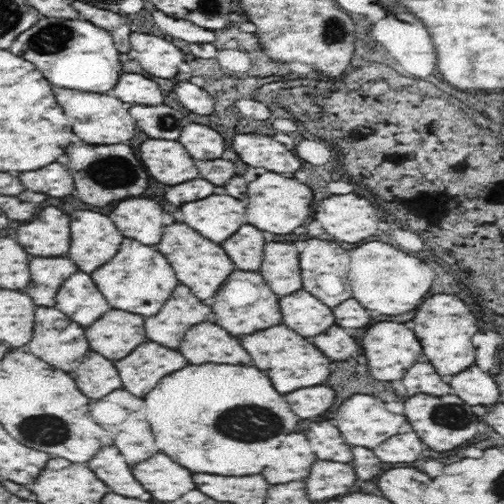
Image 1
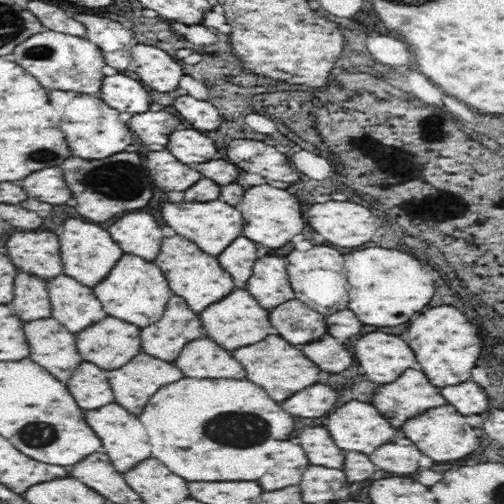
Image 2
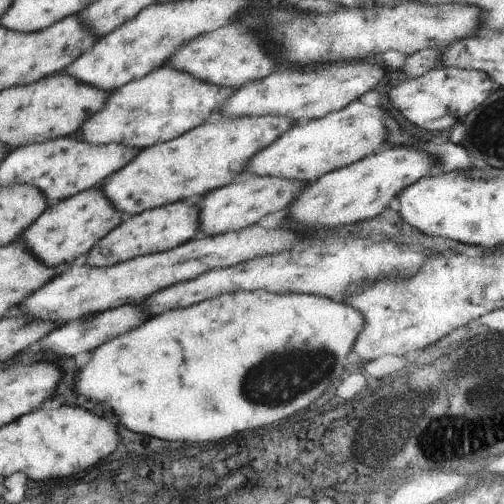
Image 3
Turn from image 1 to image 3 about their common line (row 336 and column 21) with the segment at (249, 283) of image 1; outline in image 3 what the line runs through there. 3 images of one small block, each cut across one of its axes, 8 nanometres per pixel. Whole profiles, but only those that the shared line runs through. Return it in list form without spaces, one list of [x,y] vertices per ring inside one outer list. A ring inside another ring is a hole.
[[[97,186],[97,188],[79,192],[63,202],[49,206],[23,232],[19,242],[25,244],[27,250],[31,250],[31,254],[35,254],[35,258],[39,258],[43,264],[47,264],[59,272],[61,268],[69,266],[79,254],[87,254],[103,236],[113,232],[123,222],[123,218],[125,216],[111,204],[111,200],[107,196],[103,196],[101,186]]]

